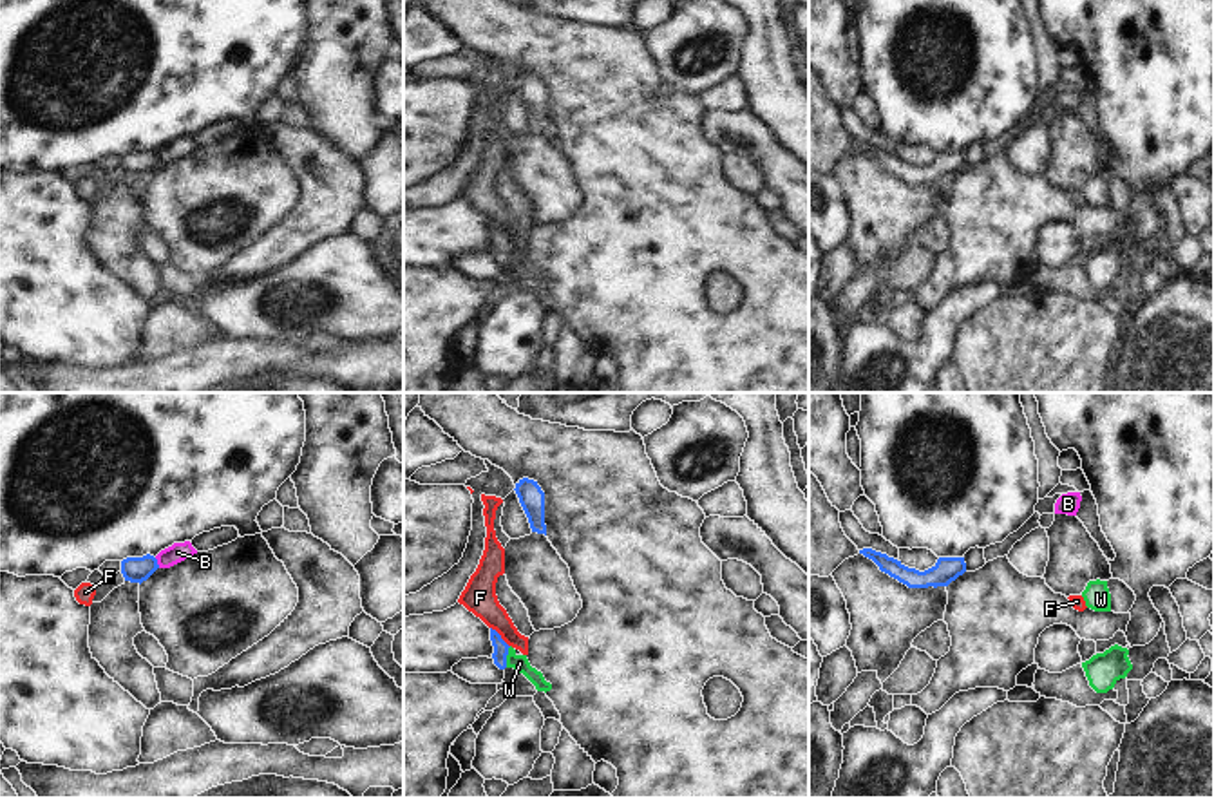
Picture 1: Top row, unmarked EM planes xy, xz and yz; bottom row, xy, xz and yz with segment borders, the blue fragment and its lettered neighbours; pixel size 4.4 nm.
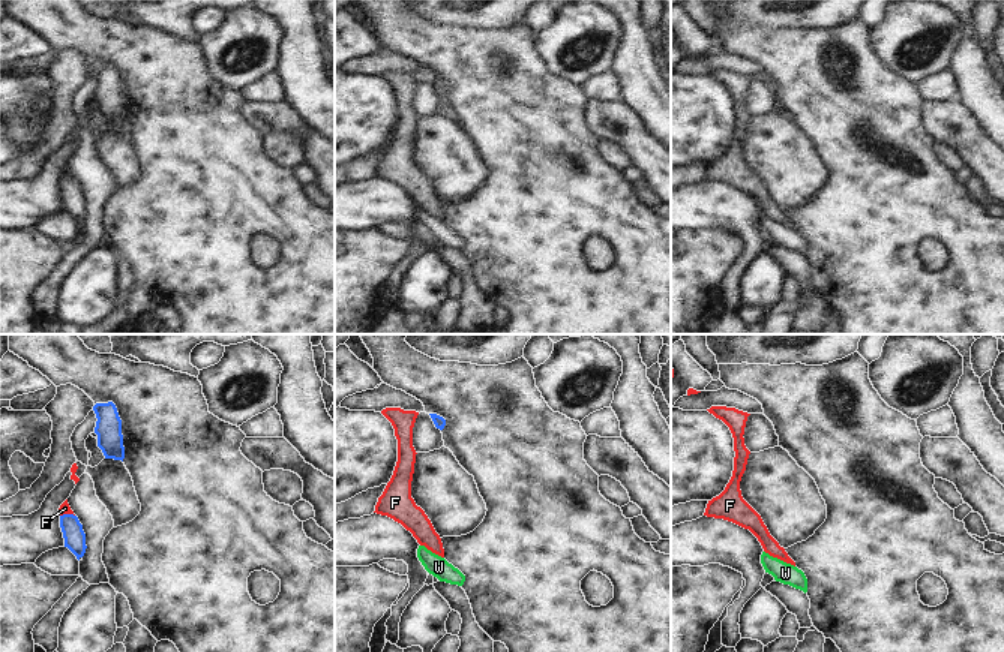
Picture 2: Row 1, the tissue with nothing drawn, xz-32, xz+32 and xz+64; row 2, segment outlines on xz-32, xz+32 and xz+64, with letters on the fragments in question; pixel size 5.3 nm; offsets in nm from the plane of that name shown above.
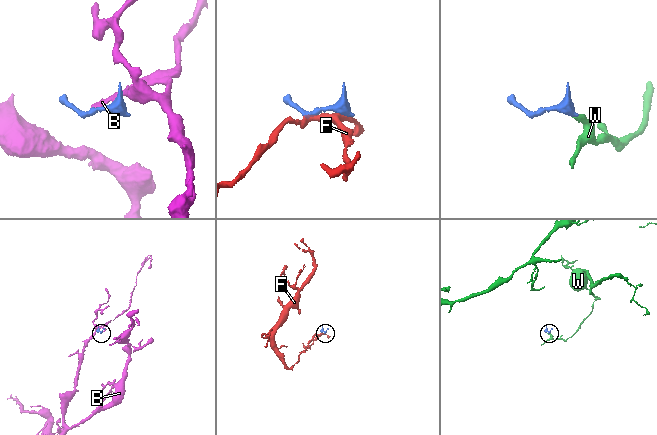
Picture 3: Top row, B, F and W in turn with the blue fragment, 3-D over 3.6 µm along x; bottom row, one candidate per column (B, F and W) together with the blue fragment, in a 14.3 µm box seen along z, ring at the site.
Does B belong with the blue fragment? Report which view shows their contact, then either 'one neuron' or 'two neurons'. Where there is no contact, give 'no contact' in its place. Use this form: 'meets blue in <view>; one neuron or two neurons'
meets blue in xy; two neurons

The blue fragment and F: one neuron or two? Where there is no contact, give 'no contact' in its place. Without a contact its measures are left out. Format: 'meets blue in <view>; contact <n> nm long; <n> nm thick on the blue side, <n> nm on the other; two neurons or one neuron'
meets blue in xz; contact 130 nm long; 70 nm thick on the blue side, 150 nm on the other; two neurons

